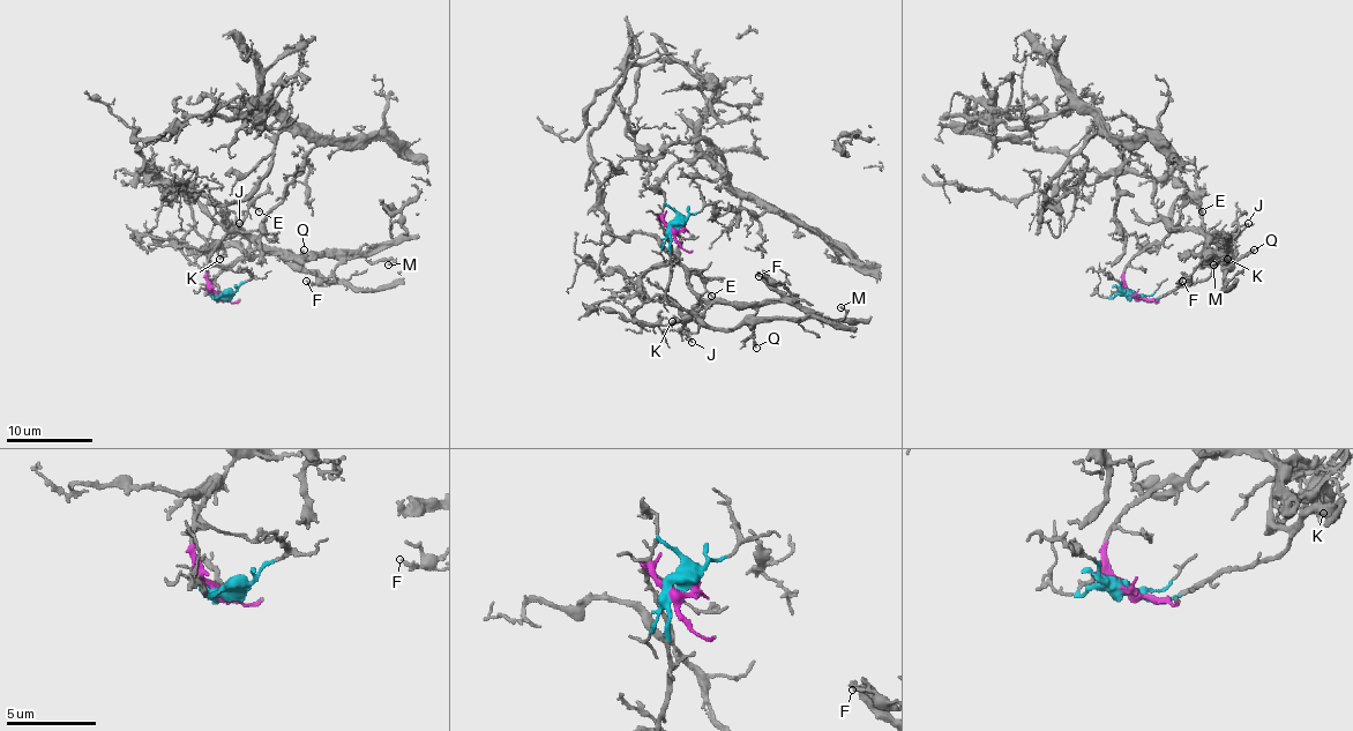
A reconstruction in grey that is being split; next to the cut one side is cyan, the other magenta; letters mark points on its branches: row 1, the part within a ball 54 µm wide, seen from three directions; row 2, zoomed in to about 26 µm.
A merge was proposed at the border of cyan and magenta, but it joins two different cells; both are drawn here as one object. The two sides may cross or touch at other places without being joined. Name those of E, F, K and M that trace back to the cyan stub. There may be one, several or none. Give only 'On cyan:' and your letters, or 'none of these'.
On cyan: none of these

